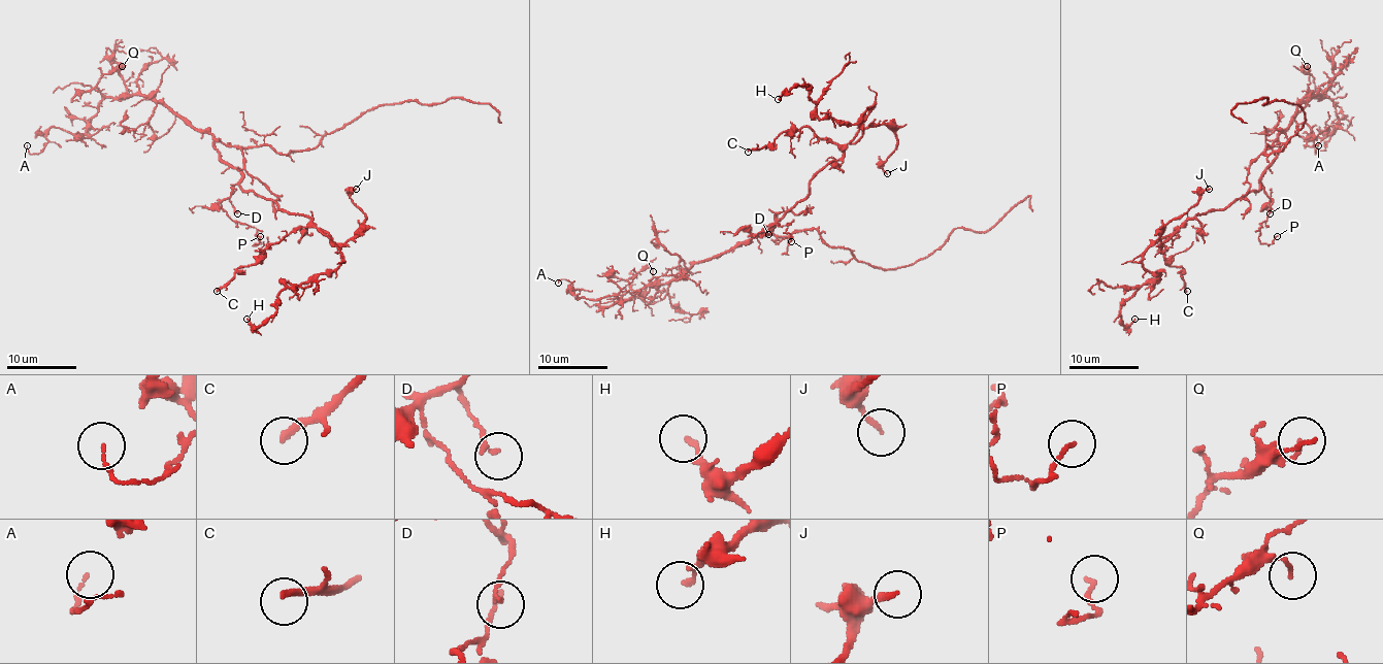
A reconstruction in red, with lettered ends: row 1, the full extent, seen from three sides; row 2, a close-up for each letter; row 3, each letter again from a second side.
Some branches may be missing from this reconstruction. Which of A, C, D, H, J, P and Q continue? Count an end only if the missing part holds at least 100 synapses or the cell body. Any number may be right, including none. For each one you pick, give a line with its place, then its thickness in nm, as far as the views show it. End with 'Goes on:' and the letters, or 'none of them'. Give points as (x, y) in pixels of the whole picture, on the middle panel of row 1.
Goes on: none of them

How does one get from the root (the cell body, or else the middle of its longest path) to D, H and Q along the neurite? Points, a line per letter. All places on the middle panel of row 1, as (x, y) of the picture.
D: (750, 241), (772, 226), (767, 226), (760, 236), (768, 234)
H: (750, 241), (809, 193), (873, 106), (842, 124), (817, 114), (807, 86), (778, 99)
Q: (750, 241), (696, 262), (666, 283), (644, 285), (637, 292), (632, 288), (628, 279), (648, 267), (653, 271)

